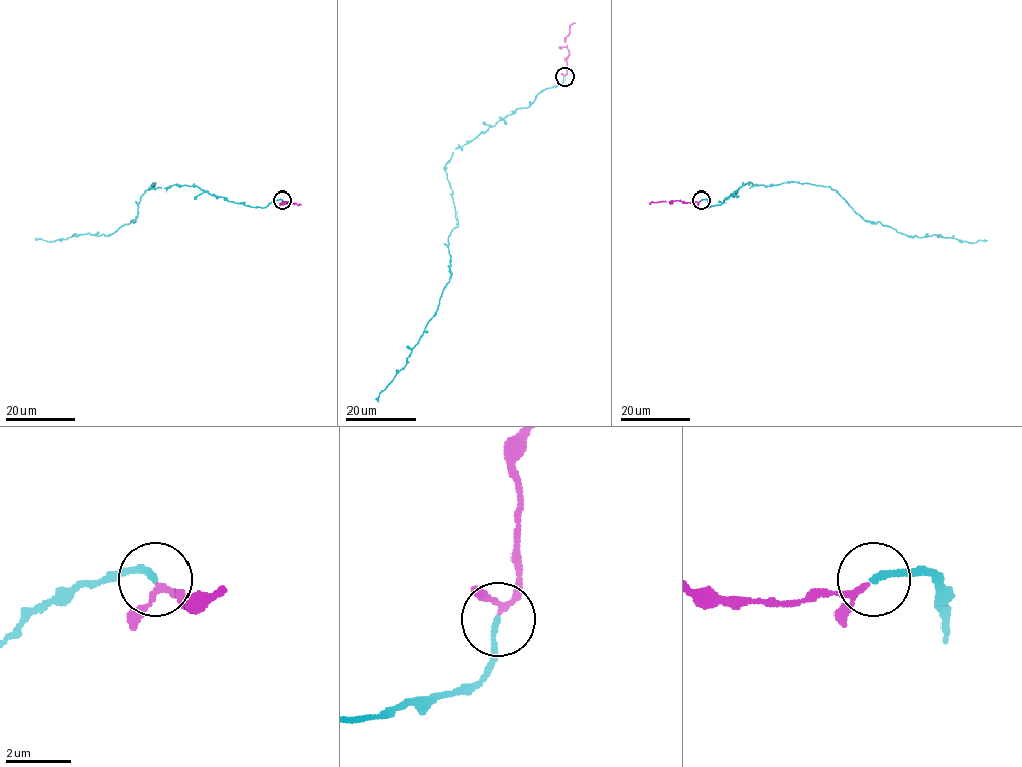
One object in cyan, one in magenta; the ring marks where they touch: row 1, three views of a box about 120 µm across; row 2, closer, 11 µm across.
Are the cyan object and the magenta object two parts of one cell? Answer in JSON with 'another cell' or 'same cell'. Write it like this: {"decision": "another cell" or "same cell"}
{"decision": "same cell"}

